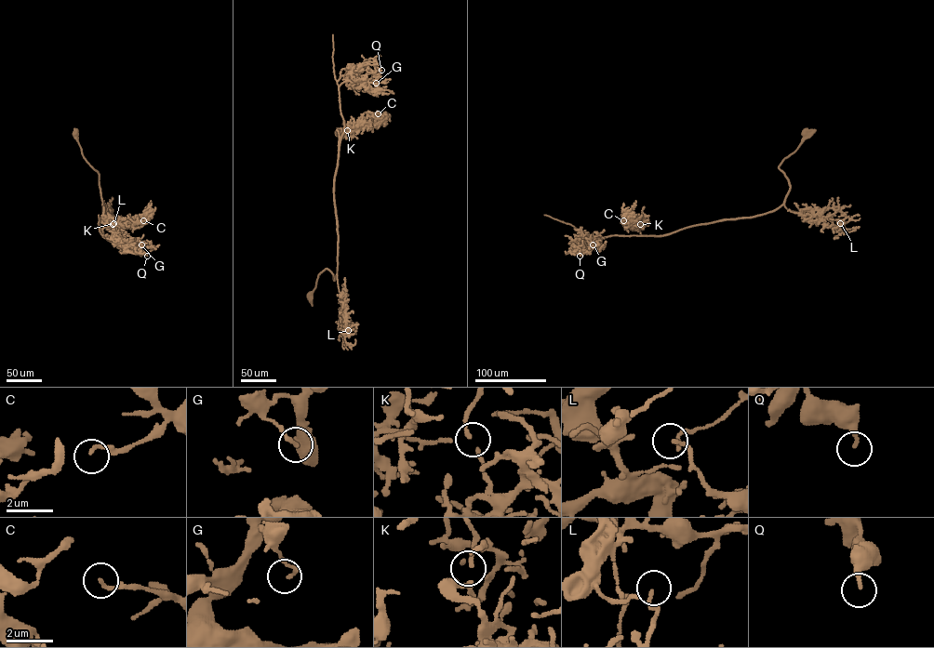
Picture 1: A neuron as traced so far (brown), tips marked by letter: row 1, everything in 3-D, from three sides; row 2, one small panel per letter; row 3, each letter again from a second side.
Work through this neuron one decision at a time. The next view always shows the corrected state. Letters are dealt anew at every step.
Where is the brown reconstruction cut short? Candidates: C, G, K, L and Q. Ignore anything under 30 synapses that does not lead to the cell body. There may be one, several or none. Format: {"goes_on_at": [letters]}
{"goes_on_at": ["Q"]}

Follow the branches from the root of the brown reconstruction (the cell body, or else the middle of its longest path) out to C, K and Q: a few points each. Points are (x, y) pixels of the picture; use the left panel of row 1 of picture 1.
C: (75, 134), (84, 157), (99, 174), (103, 236), (105, 227), (123, 227), (148, 216), (143, 220)
K: (75, 134), (84, 157), (99, 174), (103, 217), (100, 226), (103, 236), (102, 229), (113, 224)
Q: (75, 134), (84, 157), (99, 174), (100, 226), (110, 235), (104, 237), (147, 256)

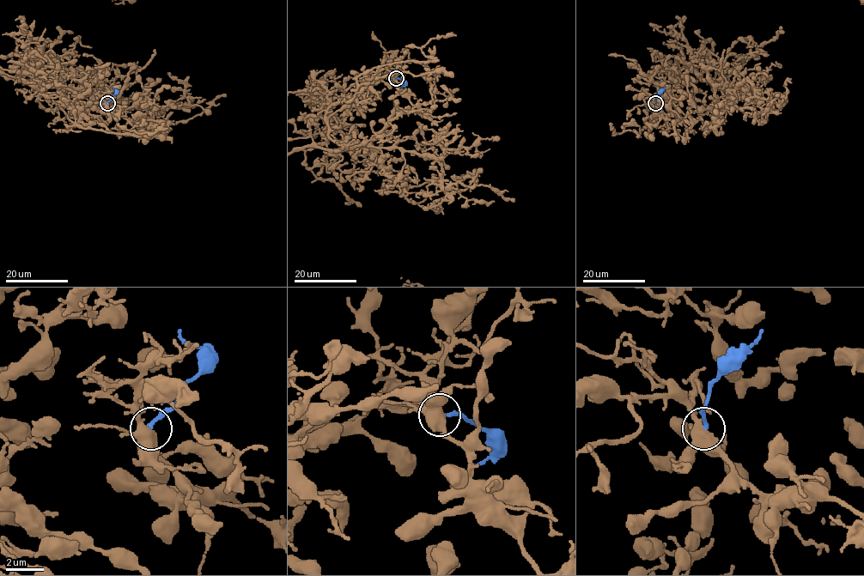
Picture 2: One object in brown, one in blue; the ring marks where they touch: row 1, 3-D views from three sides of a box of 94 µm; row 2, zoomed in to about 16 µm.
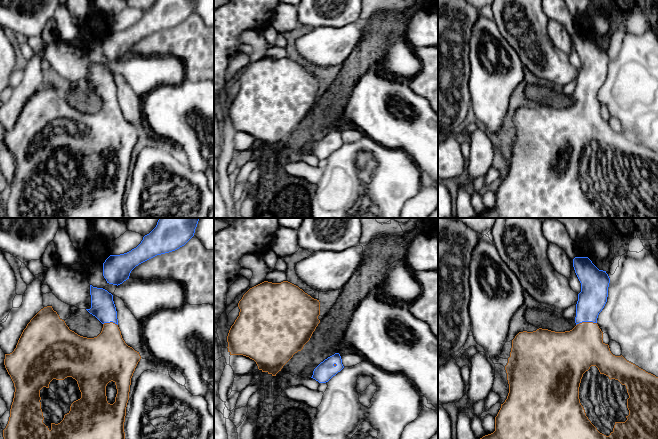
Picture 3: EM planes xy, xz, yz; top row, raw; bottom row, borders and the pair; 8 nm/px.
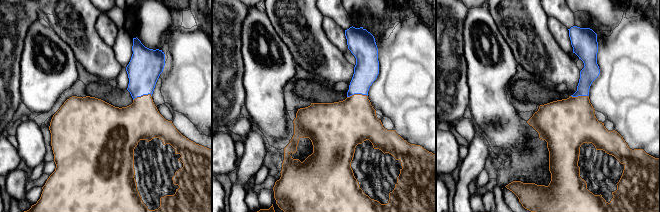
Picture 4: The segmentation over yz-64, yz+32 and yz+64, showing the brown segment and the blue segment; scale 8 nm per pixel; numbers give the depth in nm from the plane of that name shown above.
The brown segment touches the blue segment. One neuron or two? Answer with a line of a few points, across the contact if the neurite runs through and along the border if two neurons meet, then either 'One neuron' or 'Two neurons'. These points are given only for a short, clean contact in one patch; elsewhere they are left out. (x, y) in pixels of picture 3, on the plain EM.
Line: yz (575, 127), (585, 116), (586, 98), (587, 84), (591, 76). One neuron

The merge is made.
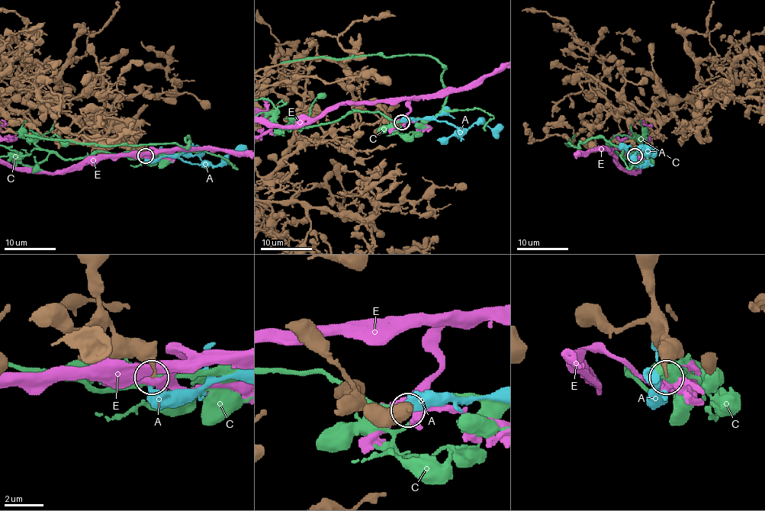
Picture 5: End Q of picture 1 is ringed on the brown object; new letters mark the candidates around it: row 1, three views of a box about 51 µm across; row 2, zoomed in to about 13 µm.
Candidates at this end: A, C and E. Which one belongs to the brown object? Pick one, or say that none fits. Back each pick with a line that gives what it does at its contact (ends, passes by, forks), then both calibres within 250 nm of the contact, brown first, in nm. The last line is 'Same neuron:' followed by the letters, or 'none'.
A: It ends there. Thickness 200 nm (brown) against 360 nm
Same neuron: A

